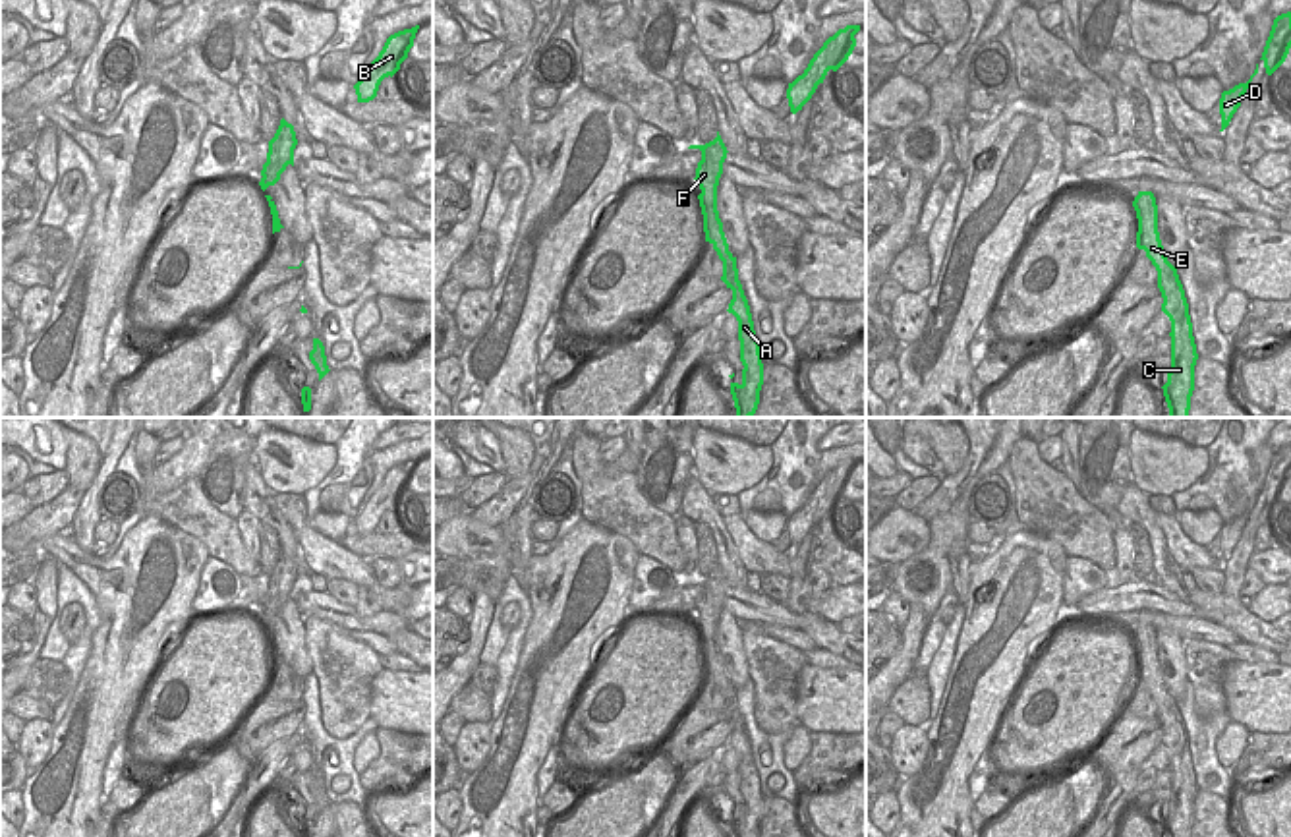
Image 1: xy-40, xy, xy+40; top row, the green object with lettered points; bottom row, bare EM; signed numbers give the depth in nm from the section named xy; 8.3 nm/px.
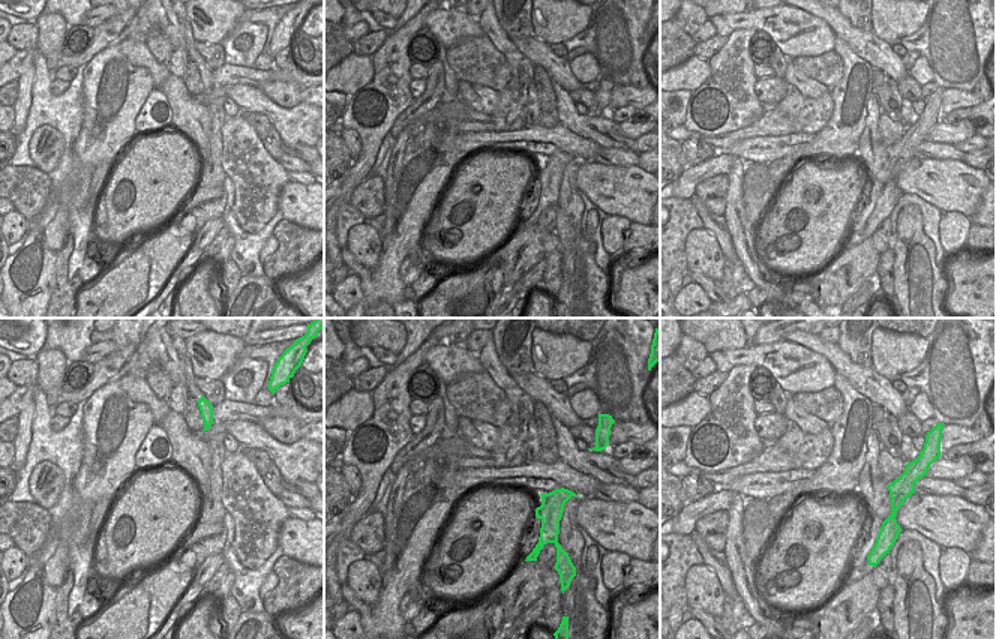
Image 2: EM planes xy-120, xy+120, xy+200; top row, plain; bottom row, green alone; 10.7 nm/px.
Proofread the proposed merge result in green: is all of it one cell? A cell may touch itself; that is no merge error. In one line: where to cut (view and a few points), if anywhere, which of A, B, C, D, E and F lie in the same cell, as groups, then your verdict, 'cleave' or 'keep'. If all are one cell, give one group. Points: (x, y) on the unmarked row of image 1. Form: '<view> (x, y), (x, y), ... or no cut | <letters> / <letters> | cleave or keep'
no cut | A B C D E F | keep

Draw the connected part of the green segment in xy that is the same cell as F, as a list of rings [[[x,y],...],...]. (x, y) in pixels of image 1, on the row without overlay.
[[[719,564],[713,574],[705,578],[690,578],[688,582],[702,584],[702,593],[698,595],[694,613],[702,622],[698,632],[703,648],[705,675],[713,678],[719,692],[723,694],[721,713],[727,717],[727,721],[732,723],[732,733],[727,744],[732,746],[738,754],[740,794],[744,802],[742,802],[742,816],[740,818],[731,816],[731,827],[734,837],[760,837],[760,823],[763,818],[763,796],[760,787],[760,775],[754,764],[748,733],[738,713],[736,690],[729,684],[723,655],[717,644],[717,619],[729,584]]]

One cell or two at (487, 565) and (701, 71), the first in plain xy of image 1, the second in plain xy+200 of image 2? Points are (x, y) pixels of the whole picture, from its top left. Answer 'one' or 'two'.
two

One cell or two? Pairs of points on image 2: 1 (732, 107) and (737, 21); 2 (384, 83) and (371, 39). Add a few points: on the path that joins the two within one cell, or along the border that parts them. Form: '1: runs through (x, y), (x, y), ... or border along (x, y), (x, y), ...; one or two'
1: border along (755, 29), (734, 30); two
2: border along (389, 35), (371, 57); two

